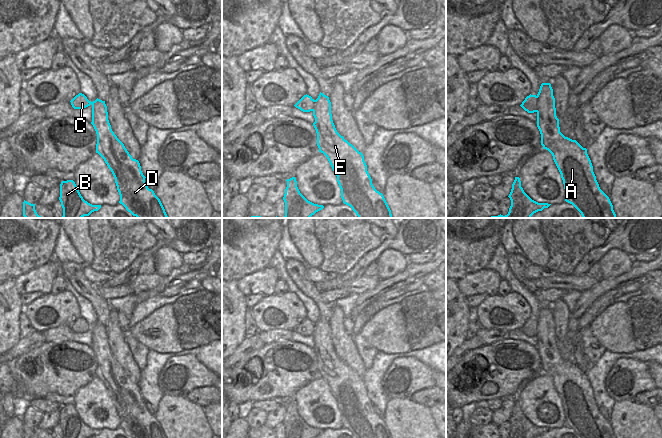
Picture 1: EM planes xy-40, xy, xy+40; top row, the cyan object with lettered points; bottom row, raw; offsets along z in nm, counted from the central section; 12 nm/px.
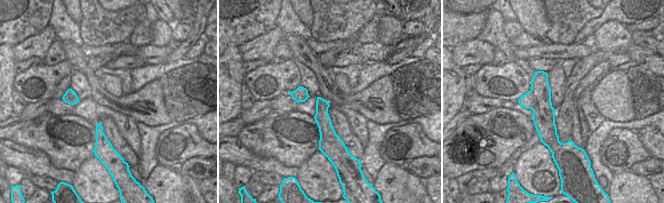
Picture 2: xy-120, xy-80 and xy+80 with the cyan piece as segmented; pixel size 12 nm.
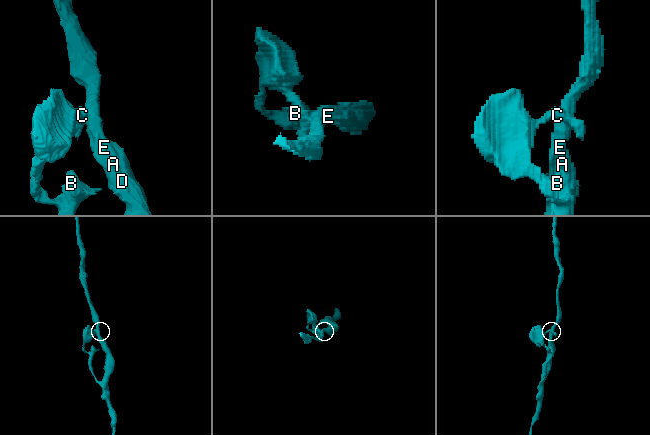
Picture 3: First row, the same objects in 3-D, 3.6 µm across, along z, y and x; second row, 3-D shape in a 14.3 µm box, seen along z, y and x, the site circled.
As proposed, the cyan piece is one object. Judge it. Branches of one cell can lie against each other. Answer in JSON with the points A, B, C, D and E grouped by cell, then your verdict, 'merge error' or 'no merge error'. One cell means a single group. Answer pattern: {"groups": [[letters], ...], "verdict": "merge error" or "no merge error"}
{"groups": [["A", "D", "E"], ["B", "C"]], "verdict": "merge error"}

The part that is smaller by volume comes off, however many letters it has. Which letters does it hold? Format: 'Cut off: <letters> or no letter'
Cut off: B, C

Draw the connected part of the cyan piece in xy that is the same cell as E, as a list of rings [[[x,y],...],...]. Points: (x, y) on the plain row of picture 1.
[[[321,316],[315,324],[313,340],[315,342],[313,350],[317,357],[319,376],[327,381],[337,400],[343,427],[350,430],[356,438],[391,438],[383,418],[377,415],[372,408],[363,378],[337,356],[332,344],[331,326],[329,321]]]

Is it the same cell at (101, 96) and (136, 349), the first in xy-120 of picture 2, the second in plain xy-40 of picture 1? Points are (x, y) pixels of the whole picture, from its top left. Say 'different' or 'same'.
different

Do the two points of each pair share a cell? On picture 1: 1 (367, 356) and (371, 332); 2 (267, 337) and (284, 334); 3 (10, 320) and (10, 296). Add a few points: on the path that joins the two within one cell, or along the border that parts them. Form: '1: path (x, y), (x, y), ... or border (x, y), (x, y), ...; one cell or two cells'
1: border (359, 332), (378, 351); two cells
2: path (271, 336), (280, 334); one cell
3: path (10, 314), (10, 302); one cell

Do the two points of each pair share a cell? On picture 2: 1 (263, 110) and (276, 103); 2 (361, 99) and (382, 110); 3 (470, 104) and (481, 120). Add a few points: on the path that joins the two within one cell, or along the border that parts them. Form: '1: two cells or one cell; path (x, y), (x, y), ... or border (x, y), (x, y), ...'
1: two cells; border (270, 100), (270, 108), (272, 110)
2: one cell; path (366, 102), (377, 108)
3: two cells; border (499, 106), (483, 113), (472, 114)

